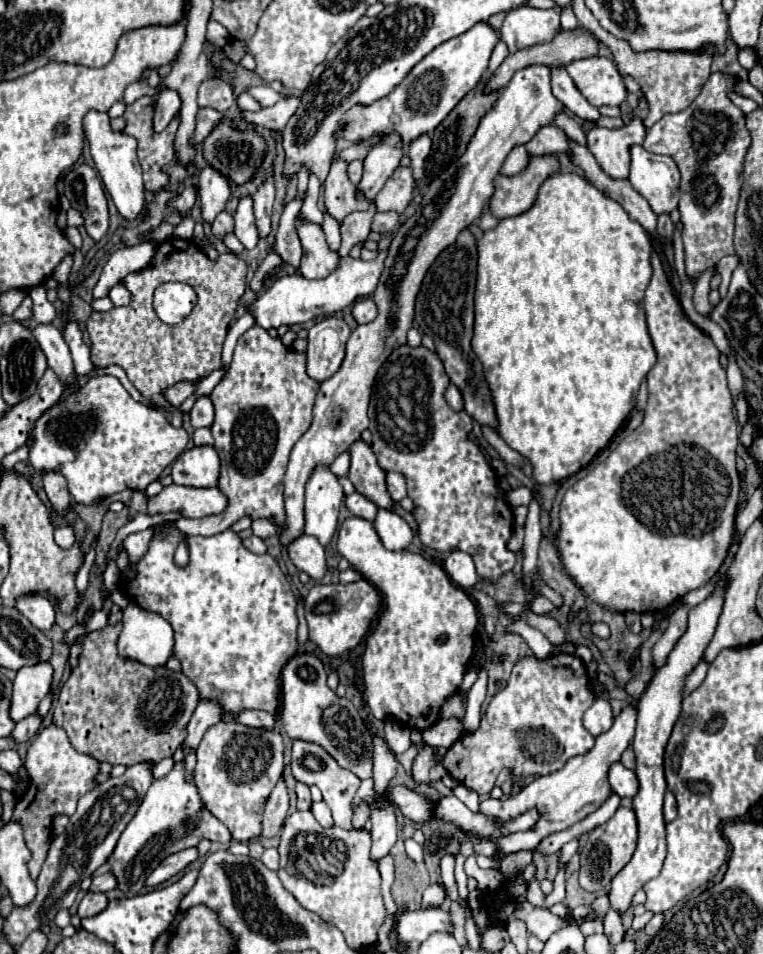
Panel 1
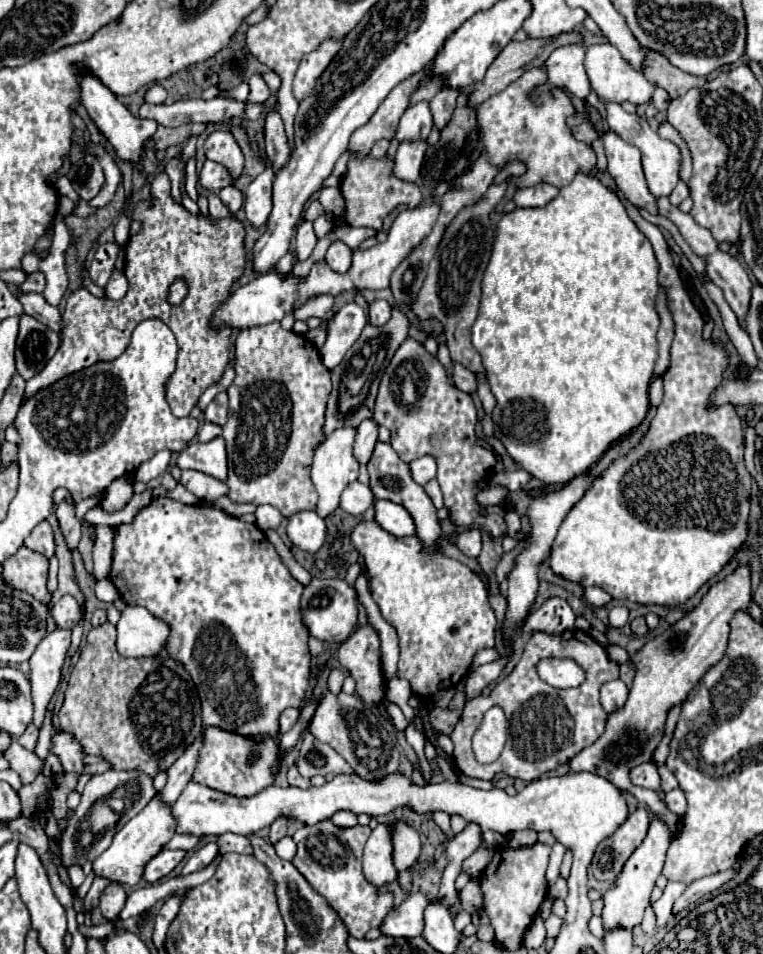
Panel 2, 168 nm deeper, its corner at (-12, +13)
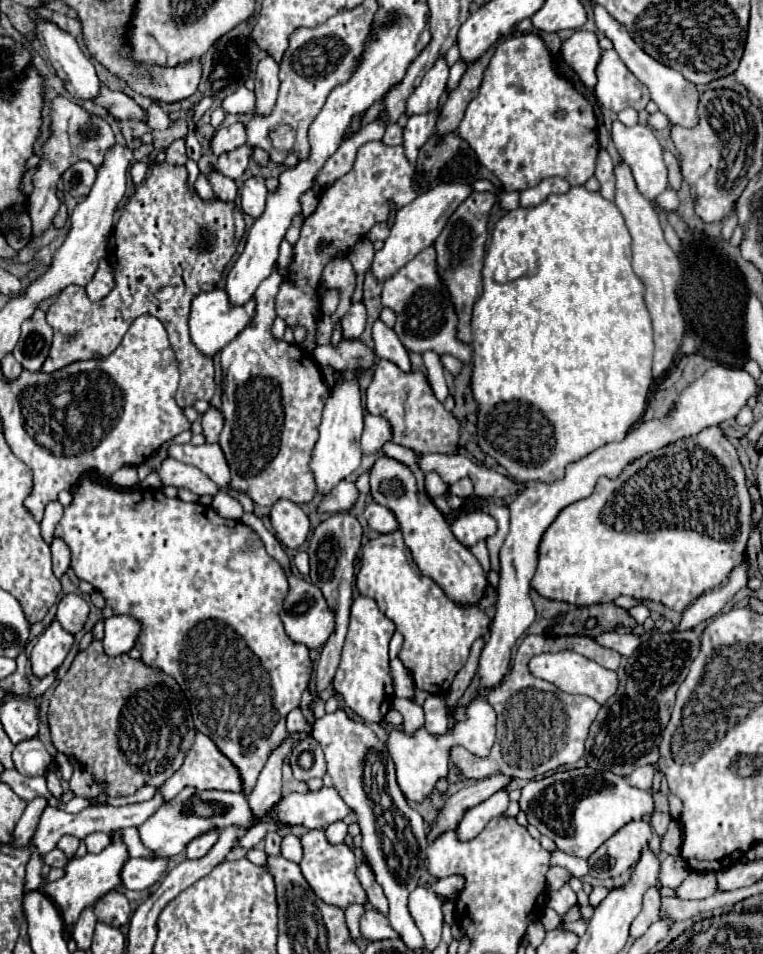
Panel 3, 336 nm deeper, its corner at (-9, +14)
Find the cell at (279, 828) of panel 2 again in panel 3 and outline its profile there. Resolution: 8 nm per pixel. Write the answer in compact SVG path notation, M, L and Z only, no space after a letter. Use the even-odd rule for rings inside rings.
M268 832L268 836L264 838L264 842L266 842L266 854L276 854L276 856L280 856L280 836L278 836L278 832Z

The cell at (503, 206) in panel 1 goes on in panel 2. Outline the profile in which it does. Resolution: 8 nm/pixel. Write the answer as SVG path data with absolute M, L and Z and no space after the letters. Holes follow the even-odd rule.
M537 183L533 187L517 187L513 201L517 207L543 207L559 193L557 187L547 183Z

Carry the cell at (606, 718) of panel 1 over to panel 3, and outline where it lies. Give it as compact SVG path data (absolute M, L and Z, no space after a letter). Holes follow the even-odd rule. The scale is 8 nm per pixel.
M556 652L556 654L540 654L534 656L530 660L530 672L546 682L552 682L554 686L558 686L560 690L568 692L568 694L584 694L594 698L598 704L604 704L610 696L614 696L616 688L618 688L618 676L614 670L608 670L576 652Z

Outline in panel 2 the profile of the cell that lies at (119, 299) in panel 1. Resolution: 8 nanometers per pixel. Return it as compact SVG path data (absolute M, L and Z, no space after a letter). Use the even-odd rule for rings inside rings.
M113 271L109 283L105 285L105 293L107 293L109 299L123 299L125 293L127 293L127 287L129 287L127 277L119 271Z

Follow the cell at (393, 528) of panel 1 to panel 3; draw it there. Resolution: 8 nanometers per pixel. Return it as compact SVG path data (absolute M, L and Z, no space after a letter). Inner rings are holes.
M370 504L370 506L366 506L364 516L366 516L366 520L368 520L368 526L370 526L372 530L380 532L380 534L398 530L398 522L396 522L394 514L392 514L388 508L380 506L380 504Z

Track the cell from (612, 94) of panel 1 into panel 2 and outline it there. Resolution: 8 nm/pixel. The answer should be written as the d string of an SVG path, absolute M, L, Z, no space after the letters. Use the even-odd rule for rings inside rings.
M601 43L601 45L591 45L587 47L587 55L585 55L585 71L587 77L591 81L591 89L607 101L615 101L615 103L623 103L623 101L631 101L635 105L643 105L651 99L653 95L653 85L645 79L645 75L637 69L633 69L619 53L617 47L613 47L611 43Z

